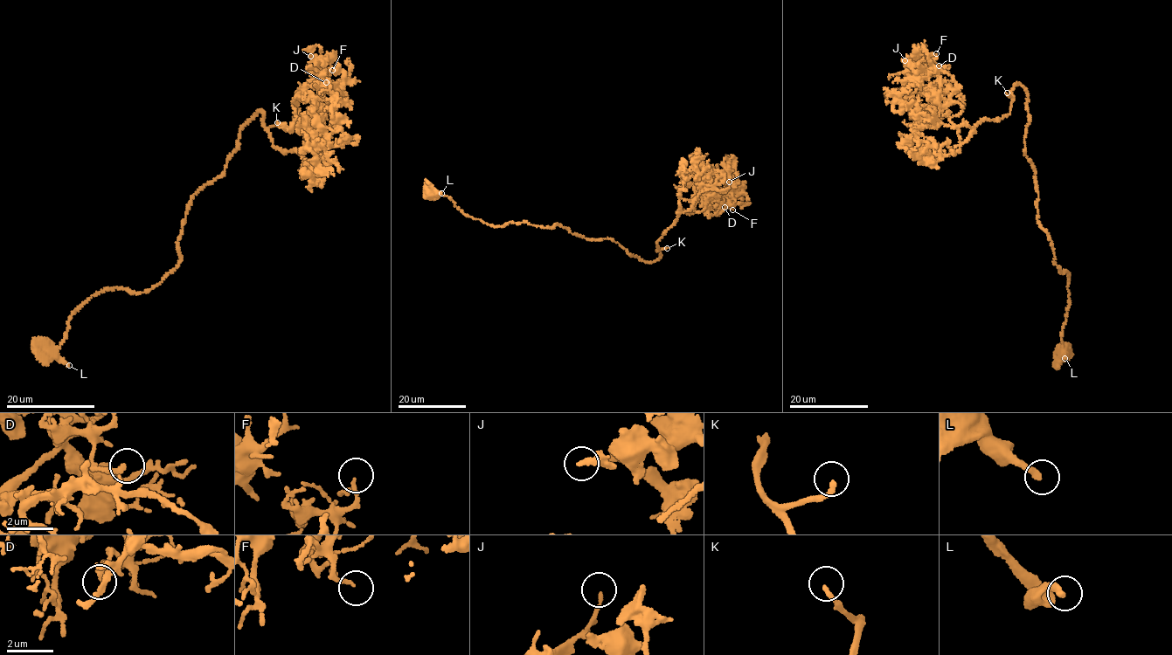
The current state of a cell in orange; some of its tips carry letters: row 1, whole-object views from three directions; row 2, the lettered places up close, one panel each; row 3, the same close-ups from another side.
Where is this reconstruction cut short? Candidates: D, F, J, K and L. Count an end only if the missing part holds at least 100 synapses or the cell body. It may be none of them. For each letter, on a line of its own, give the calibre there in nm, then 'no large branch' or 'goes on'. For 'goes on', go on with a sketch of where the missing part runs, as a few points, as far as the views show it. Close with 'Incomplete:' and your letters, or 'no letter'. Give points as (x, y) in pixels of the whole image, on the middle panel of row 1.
D: calibre 220 nm; no large branch
F: calibre 140 nm; no large branch
J: calibre 130 nm; no large branch
K: calibre 180 nm; goes on; course (667, 248), (684, 251), (723, 222), (735, 225), (734, 210), (745, 207), (757, 206), (760, 213), (756, 232)
L: calibre 280 nm; no large branch
Incomplete: K

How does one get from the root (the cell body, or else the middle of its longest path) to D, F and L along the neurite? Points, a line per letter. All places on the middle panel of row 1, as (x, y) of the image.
D: (428, 191), (491, 225), (559, 224), (648, 261), (692, 201), (725, 205), (725, 190), (724, 207)
F: (428, 191), (491, 225), (559, 224), (648, 261), (692, 201), (725, 205), (725, 190), (732, 210)
L: (428, 191), (434, 189), (441, 193)

